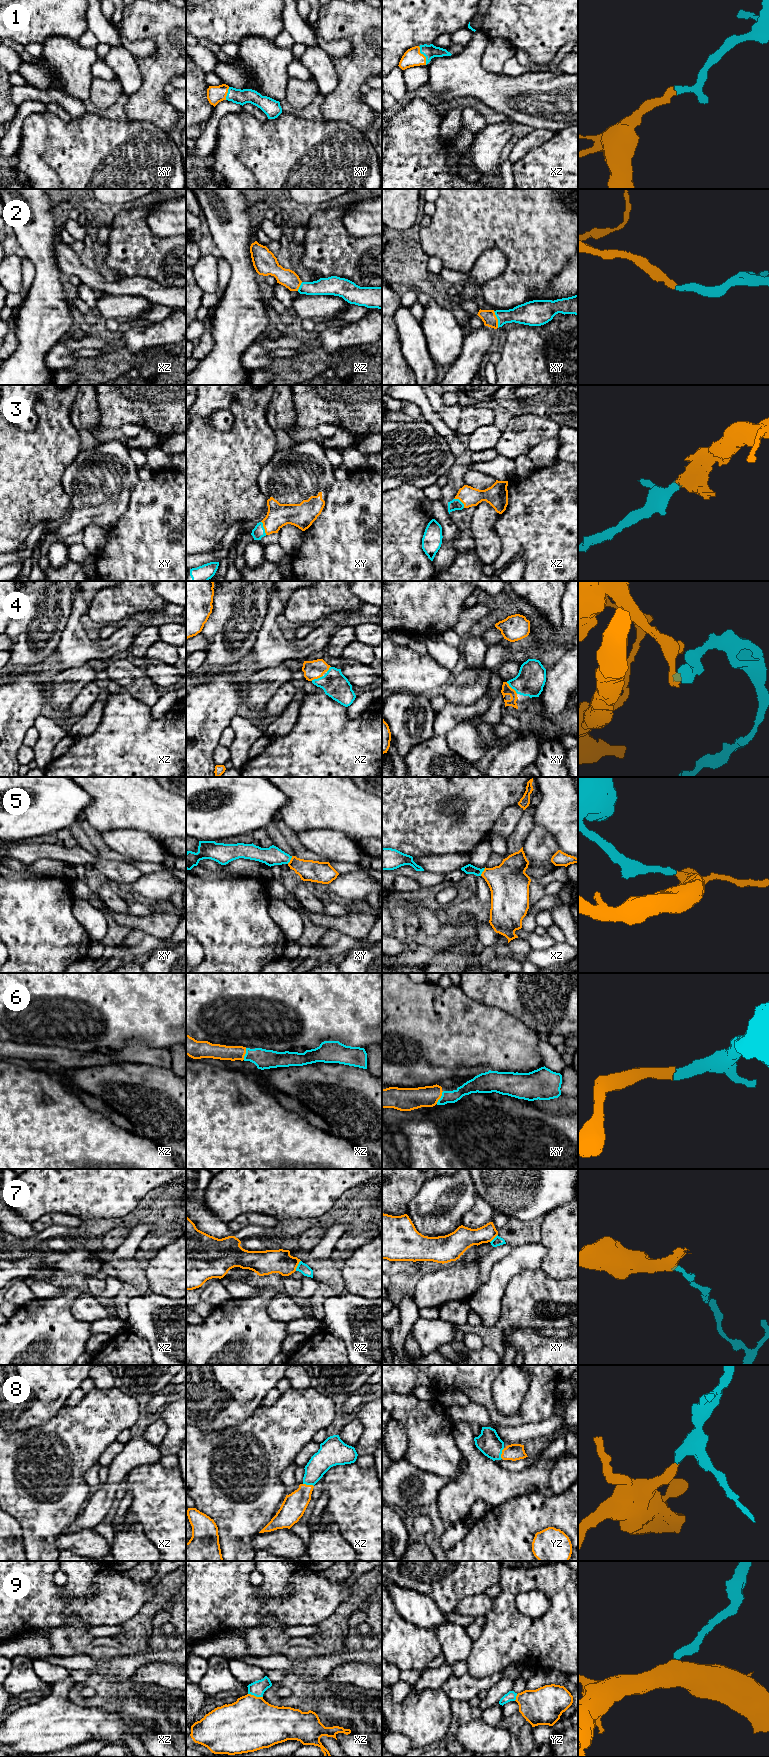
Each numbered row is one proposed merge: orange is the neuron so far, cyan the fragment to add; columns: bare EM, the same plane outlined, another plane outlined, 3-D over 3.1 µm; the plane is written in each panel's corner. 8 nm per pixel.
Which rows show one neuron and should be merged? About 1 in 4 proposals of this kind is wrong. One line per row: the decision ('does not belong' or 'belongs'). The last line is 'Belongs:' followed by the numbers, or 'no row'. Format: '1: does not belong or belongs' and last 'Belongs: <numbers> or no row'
1: belongs
2: belongs
3: belongs
4: belongs
5: belongs
6: belongs
7: does not belong
8: belongs
9: belongs
Belongs: 1, 2, 3, 4, 5, 6, 8, 9

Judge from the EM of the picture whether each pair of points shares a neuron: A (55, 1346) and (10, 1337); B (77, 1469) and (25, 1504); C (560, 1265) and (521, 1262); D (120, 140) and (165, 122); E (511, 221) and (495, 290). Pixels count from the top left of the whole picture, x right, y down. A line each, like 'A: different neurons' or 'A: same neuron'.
A: same neuron
B: same neuron
C: different neurons
D: different neurons
E: same neuron

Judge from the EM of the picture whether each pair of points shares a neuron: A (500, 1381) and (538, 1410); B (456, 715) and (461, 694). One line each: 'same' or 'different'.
A: different
B: different

